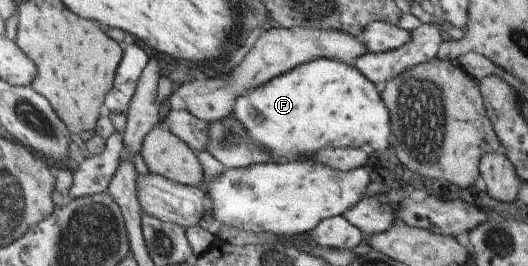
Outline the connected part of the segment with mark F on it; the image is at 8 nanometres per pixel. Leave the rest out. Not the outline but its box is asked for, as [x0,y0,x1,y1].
[232,58,393,163]

